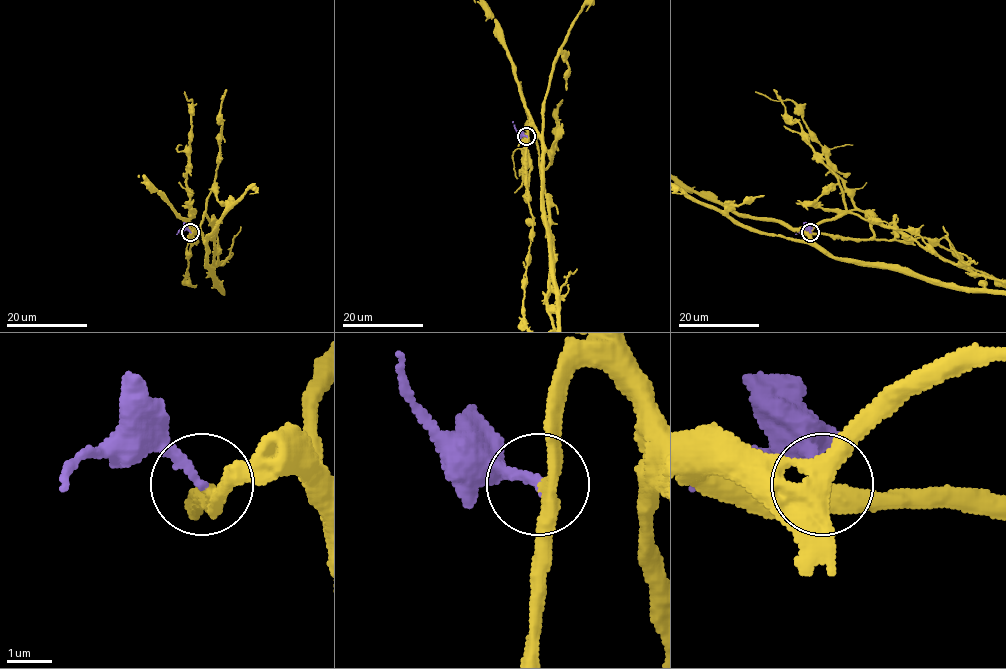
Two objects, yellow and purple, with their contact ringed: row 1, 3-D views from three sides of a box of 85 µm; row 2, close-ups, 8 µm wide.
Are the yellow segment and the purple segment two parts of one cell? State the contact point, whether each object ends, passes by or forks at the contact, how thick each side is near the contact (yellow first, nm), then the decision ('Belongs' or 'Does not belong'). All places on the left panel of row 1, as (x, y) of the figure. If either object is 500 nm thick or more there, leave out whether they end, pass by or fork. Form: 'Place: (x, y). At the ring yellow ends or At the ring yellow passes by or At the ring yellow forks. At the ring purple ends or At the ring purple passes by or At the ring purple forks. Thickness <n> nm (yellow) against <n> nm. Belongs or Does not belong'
Place: (190, 232). At the ring yellow passes by. At the ring purple ends. Thickness 340 nm (yellow) against 200 nm. Belongs

